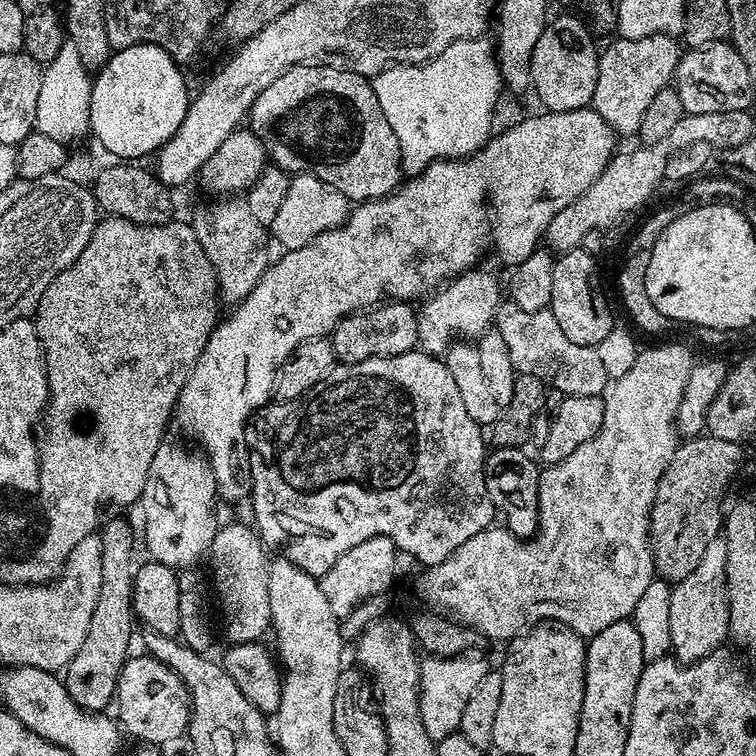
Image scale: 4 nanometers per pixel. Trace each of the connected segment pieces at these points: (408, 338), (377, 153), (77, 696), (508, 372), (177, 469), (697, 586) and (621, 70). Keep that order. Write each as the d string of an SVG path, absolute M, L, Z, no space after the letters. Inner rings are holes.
M381 302L342 318L330 333L337 361L341 365L357 364L370 358L401 356L413 351L420 343L420 317L412 307L408 302Z
M303 62L293 65L281 73L277 79L265 88L263 92L253 101L250 111L250 130L262 142L267 159L275 167L284 169L289 174L307 174L322 178L334 190L341 192L349 202L363 202L365 200L377 200L383 196L389 196L391 192L396 191L402 183L404 176L404 163L400 153L400 143L394 130L390 130L390 122L386 122L386 114L382 114L382 106L378 106L378 98L372 89L372 81L369 77L360 76L356 72L351 72L344 66L331 68L326 62Z
M107 520L103 521L98 532L102 546L102 590L98 594L98 606L94 606L94 618L90 620L86 639L82 646L78 646L78 654L74 654L62 672L72 701L84 711L97 714L113 703L120 672L130 656L128 647L132 644L132 627L138 624L132 605L137 570L137 565L132 564L132 528L124 520Z
M489 330L475 342L453 343L446 353L446 363L450 374L454 374L454 383L457 384L458 391L462 394L462 403L470 413L470 418L474 418L474 422L482 426L491 426L498 418L502 418L506 406L510 406L510 398L514 394L514 382L518 373L510 362L510 350L506 350L506 342L502 342L499 332Z
M171 442L160 444L150 461L150 474L138 501L139 507L144 507L144 544L152 555L149 557L177 570L190 567L199 556L207 557L218 527L218 493L212 466L192 448Z
M723 535L716 536L710 546L706 546L706 554L702 554L702 562L686 578L675 581L670 598L670 642L671 655L681 662L695 662L709 656L711 652L721 647L723 640L729 639L728 623L730 610L728 609L728 579L726 578L726 552L728 543Z
M667 32L633 40L616 38L608 49L600 52L598 86L594 86L591 107L612 127L613 133L635 137L658 90L673 83L681 55L681 41Z

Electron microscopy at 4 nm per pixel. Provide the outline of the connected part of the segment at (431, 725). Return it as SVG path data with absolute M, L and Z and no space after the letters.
M479 651L464 652L461 656L437 656L424 658L420 662L420 717L426 734L434 741L446 738L459 729L462 722L462 709L474 694L478 682L486 678L490 664L480 657Z

